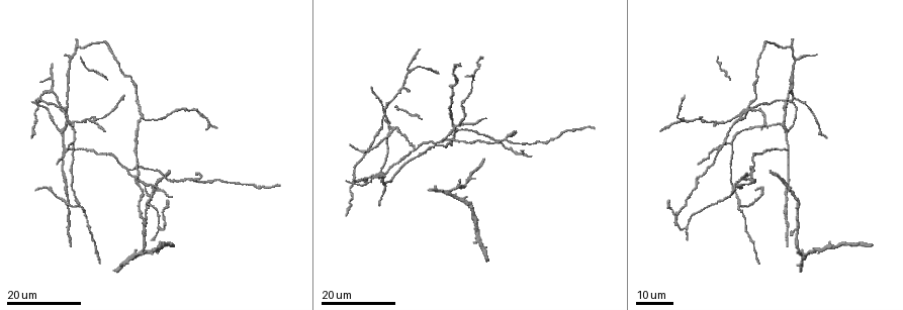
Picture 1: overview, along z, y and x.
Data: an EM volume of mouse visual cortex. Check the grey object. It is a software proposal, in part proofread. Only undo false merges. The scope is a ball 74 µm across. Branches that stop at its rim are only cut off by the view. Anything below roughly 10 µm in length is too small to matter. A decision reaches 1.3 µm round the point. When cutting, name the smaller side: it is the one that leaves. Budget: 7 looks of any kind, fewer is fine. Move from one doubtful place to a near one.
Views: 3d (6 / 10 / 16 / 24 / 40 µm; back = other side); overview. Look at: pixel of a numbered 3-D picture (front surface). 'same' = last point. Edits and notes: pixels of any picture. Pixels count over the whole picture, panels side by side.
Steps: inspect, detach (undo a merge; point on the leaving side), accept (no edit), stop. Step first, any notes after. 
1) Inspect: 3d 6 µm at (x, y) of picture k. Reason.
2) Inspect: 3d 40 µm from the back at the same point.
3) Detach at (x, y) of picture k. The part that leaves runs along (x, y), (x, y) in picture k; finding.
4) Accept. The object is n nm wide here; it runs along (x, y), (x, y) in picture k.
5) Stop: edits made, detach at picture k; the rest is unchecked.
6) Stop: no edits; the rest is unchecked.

Inspect: 3d 24 µm at (780, 126) of picture 1. Three arms meet.

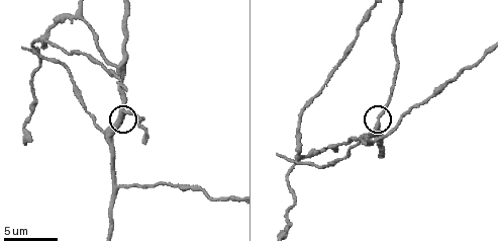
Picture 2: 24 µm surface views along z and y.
Inspect: 3d 6 µm at (123, 115) of picture 2.

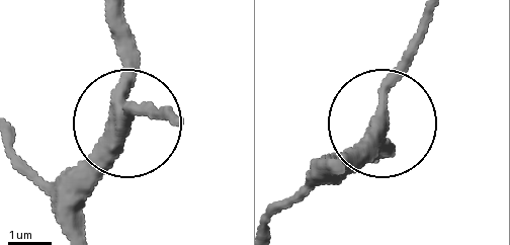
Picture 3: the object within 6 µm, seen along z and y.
Accept. 3 arms meet here; it runs along (87, 182), (98, 153), (142, 109), (170, 109) in picture 3; continuous, no second cell.

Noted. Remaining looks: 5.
Inspect: 3d 16 µm at (126, 172) of picture 1. Side arm on a straight run.

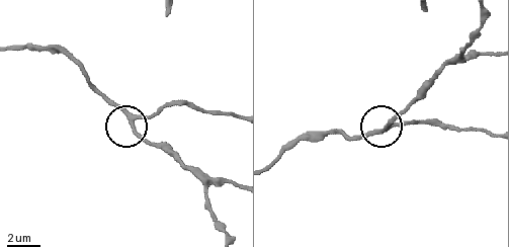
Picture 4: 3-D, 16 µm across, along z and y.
Inspect: 3d 6 µm at (132, 121) of picture 4. Closer look.

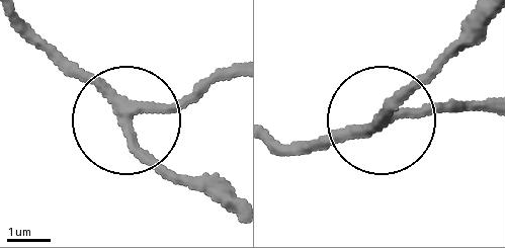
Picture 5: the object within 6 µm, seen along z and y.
Accept. 3 arms meet here; it runs along (18, 11), (178, 182) in picture 5; all the same cell.

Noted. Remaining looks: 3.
Inspect: 3d 16 µm at (739, 207) of picture 1.

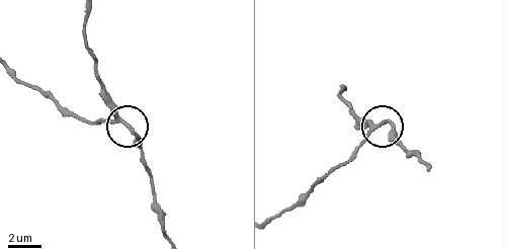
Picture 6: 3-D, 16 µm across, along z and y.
Inspect: 3d 10 µm at (370, 130) of picture 6.

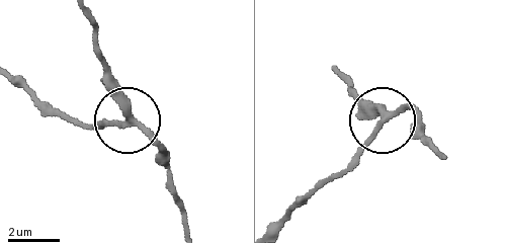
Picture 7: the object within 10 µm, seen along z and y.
Accept. It runs along (336, 66), (380, 123), (336, 173) in picture 7; all the same cell.

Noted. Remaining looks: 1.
Inspect: 3d 16 µm at (118, 67) of picture 2. Two arms in line, one across.

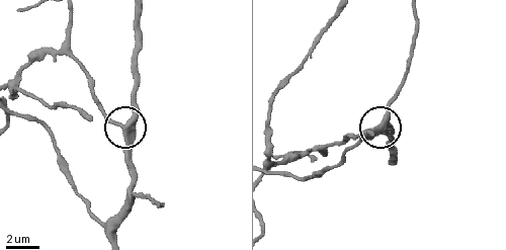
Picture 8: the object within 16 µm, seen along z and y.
Accept. The side arm is 63 µm long; it runs along (117, 222), (130, 191), (125, 130), (94, 102) in picture 8; continuous, no second cell.

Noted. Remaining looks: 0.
Stop: no edits; the rest is unchecked.

